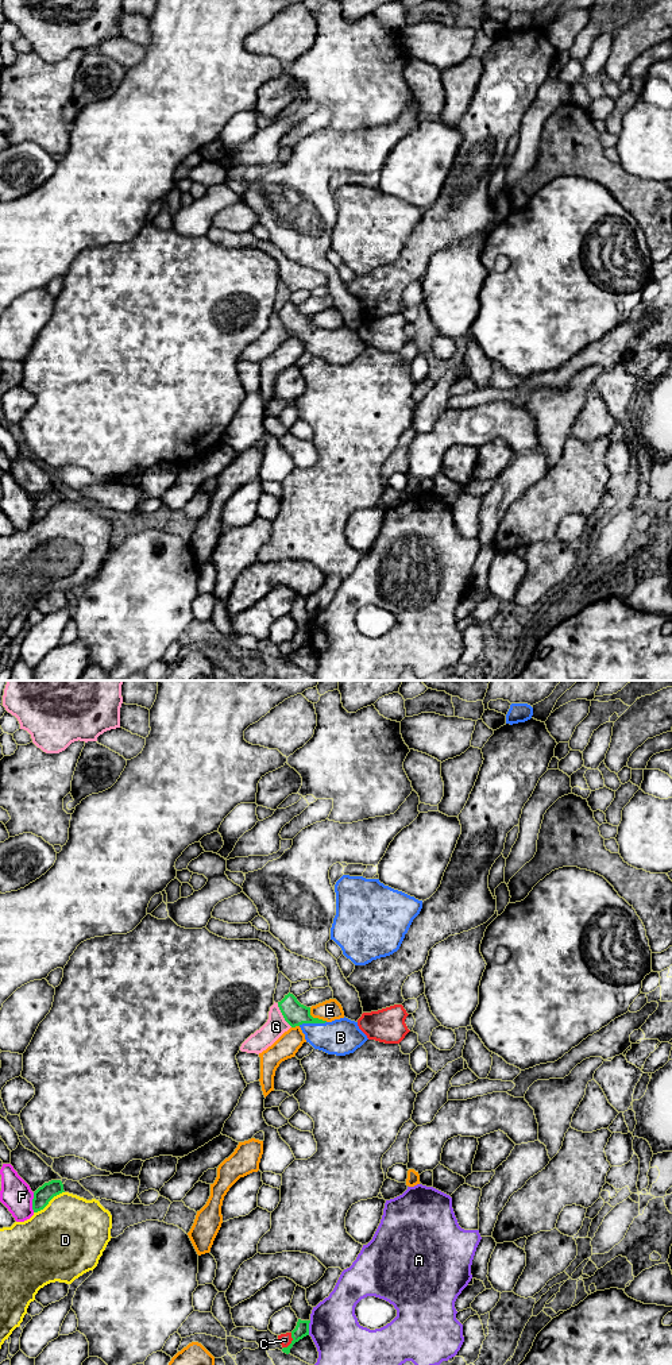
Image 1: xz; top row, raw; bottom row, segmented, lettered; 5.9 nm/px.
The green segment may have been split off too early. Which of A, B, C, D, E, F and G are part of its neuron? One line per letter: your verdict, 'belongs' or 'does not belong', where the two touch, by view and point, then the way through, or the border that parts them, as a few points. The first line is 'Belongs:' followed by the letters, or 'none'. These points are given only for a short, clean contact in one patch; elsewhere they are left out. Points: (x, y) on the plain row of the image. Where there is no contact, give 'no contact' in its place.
Belongs: B
A: does not belong | xz (308, 636)
B: belongs | xz (312, 331)
C: does not belong | xz (292, 650)
D: does not belong | xz (49, 509)
E: does not belong | xz (316, 327)
F: does not belong | xz (33, 511)
G: does not belong | xz (282, 323)

